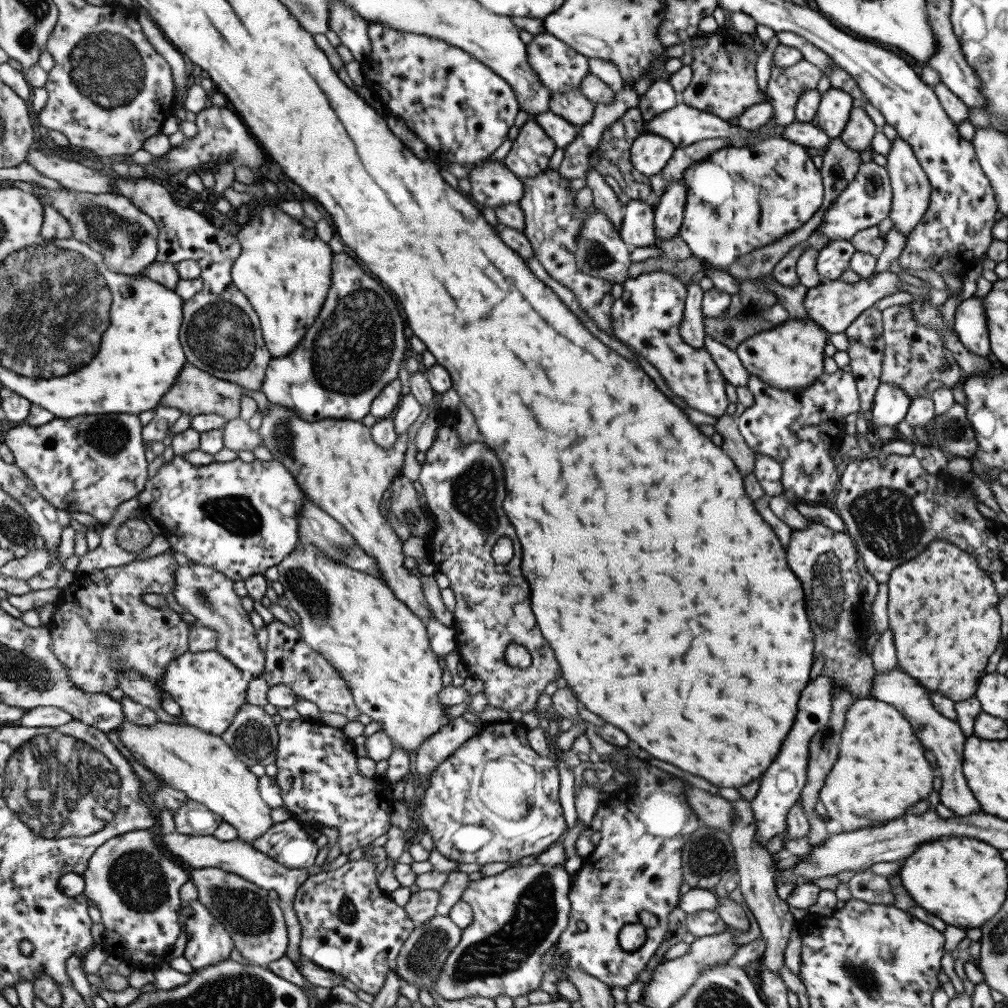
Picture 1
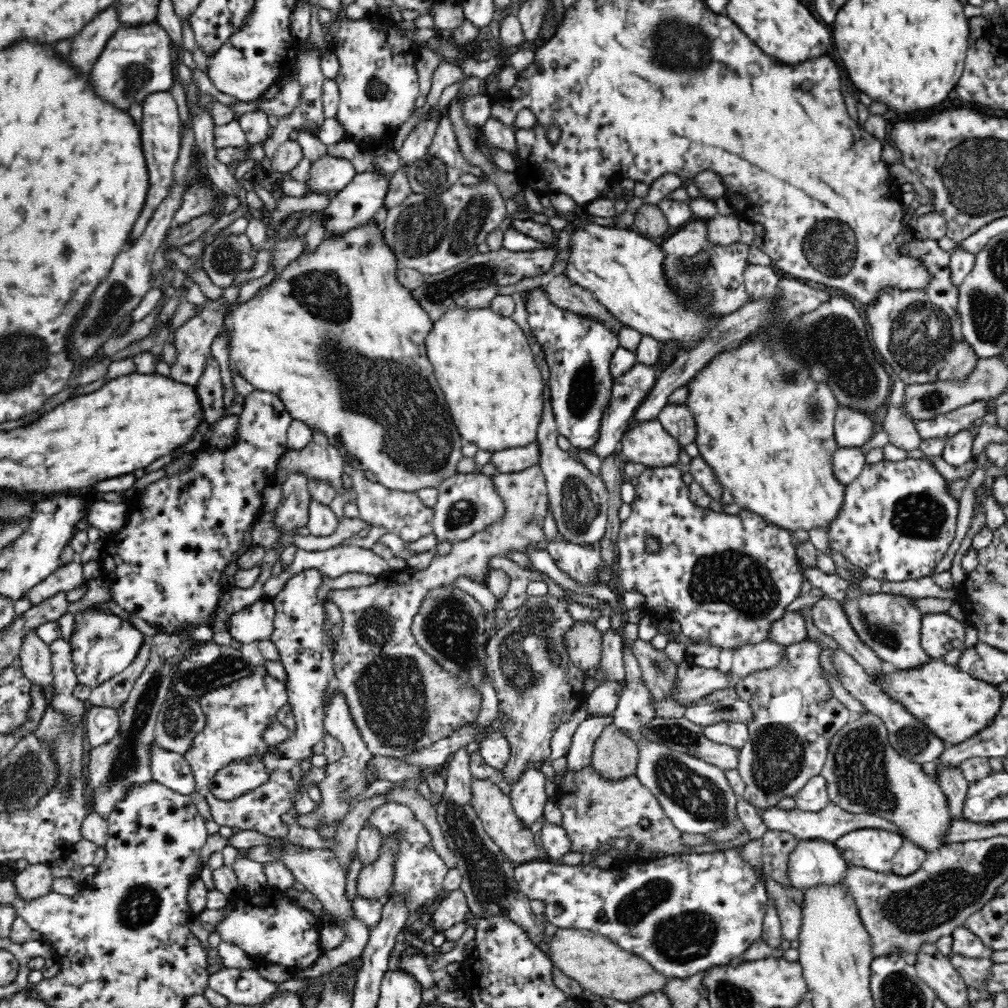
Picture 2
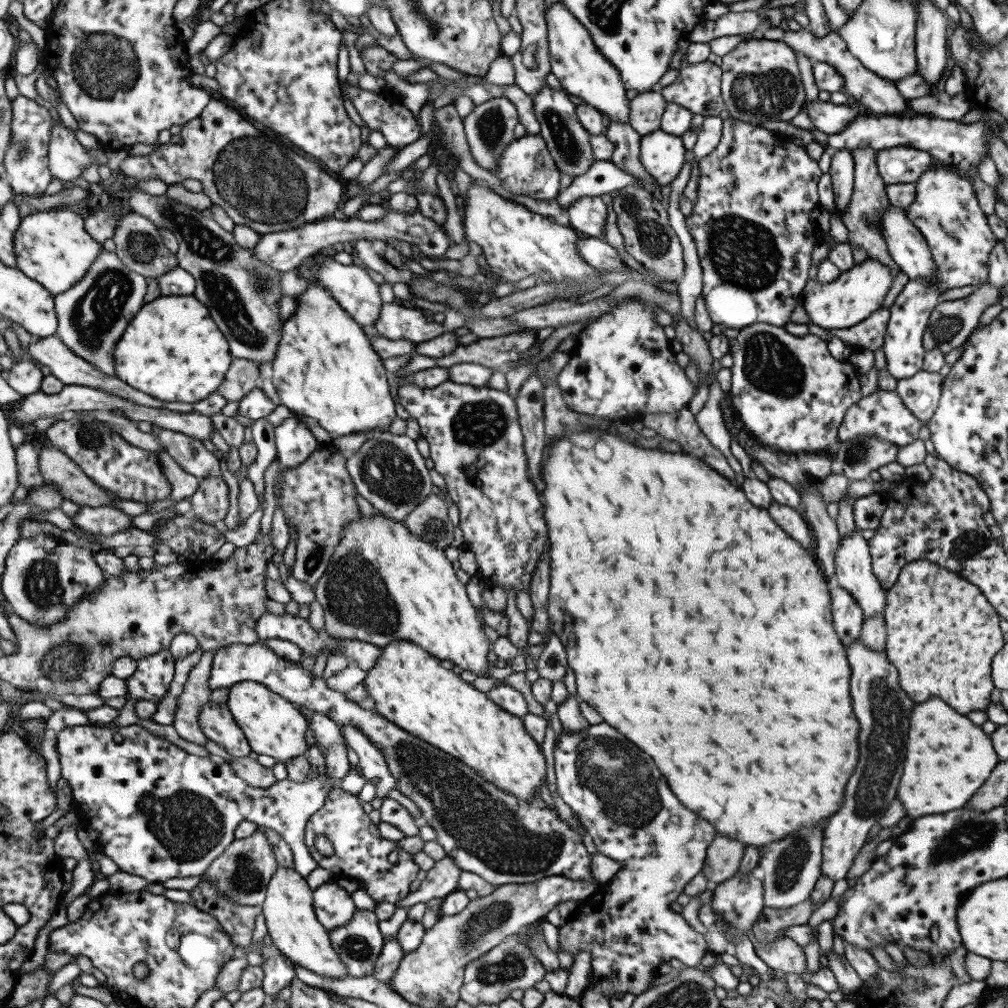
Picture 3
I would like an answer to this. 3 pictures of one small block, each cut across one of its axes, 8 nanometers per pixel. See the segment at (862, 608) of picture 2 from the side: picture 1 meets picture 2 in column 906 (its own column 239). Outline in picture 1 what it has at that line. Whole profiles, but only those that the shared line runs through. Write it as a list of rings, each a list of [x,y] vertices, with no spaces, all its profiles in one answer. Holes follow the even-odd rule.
[[[192,563],[176,569],[176,584],[173,595],[178,604],[196,617],[197,624],[213,628],[218,633],[217,650],[236,668],[261,676],[265,670],[265,654],[258,646],[257,633],[249,613],[242,607],[241,596],[233,589],[233,580],[210,566]]]

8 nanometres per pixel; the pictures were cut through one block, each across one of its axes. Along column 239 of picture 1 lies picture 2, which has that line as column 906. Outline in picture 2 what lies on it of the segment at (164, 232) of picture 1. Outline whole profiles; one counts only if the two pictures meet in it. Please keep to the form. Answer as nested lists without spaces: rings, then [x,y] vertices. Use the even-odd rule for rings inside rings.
[[[916,235],[912,240],[906,241],[900,248],[900,253],[924,263],[930,273],[929,283],[923,289],[900,289],[892,285],[886,287],[876,301],[863,306],[862,313],[870,328],[870,339],[874,349],[883,356],[884,360],[892,366],[900,380],[906,385],[936,382],[961,381],[971,370],[974,370],[979,356],[964,339],[961,326],[961,314],[958,310],[958,286],[954,286],[950,278],[950,252],[945,252],[933,239],[919,239]]]

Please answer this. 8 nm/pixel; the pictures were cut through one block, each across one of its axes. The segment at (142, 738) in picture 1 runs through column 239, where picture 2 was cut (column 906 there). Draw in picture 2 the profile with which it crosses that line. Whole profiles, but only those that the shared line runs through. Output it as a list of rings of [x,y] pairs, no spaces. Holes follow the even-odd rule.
[[[868,712],[854,722],[848,722],[844,728],[834,734],[821,775],[826,779],[827,793],[832,804],[845,812],[872,814],[896,824],[904,833],[904,838],[922,847],[926,854],[946,845],[943,844],[943,836],[946,829],[950,828],[952,817],[942,787],[931,775],[922,771],[920,763],[907,760],[905,756],[901,756],[894,750],[889,742],[888,729],[878,716]]]

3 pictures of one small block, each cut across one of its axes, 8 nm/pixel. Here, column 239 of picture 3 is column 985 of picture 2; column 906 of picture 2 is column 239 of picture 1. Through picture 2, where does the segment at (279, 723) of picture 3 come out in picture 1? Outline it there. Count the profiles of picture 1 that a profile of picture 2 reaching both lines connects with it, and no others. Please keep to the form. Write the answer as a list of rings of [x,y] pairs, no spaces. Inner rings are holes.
[[[186,651],[170,662],[161,681],[161,690],[170,694],[170,698],[180,706],[185,725],[194,726],[214,736],[221,736],[234,721],[236,713],[246,704],[248,680],[244,680],[242,670],[218,651]]]

